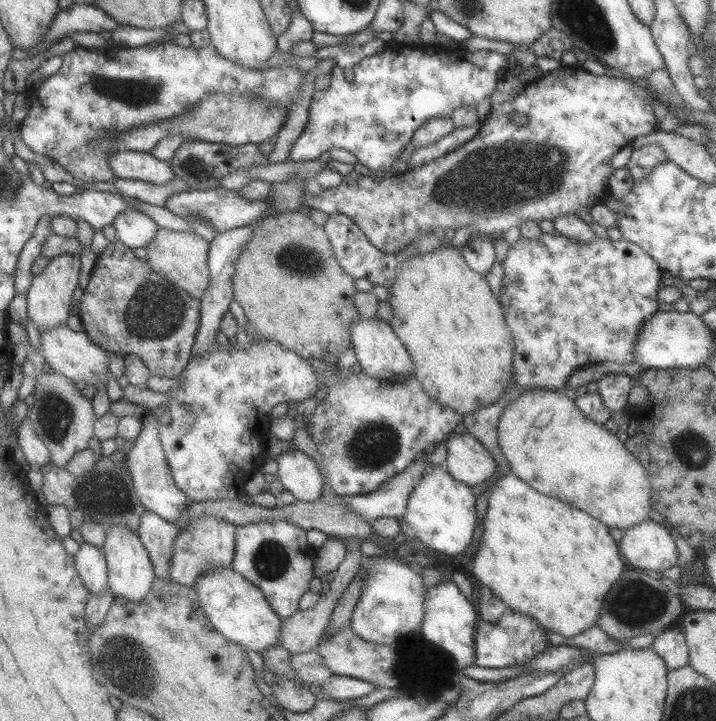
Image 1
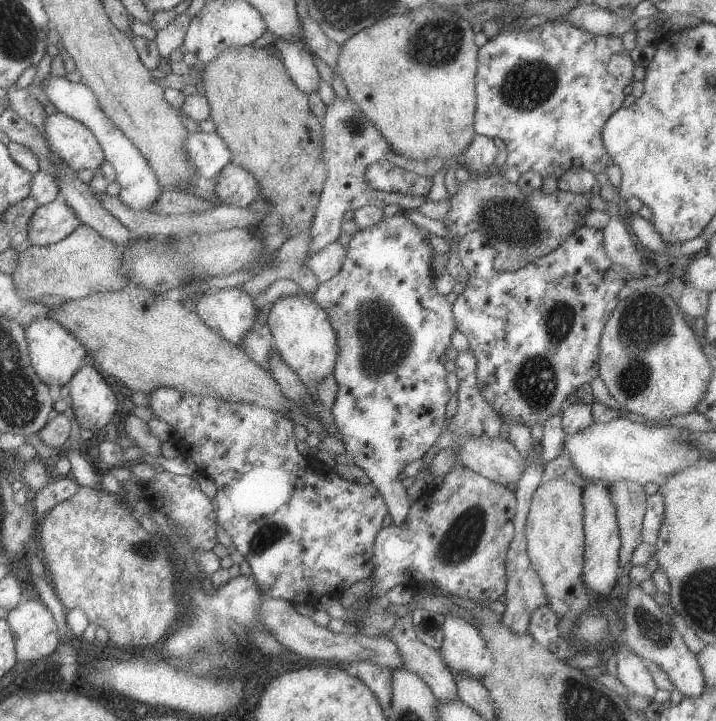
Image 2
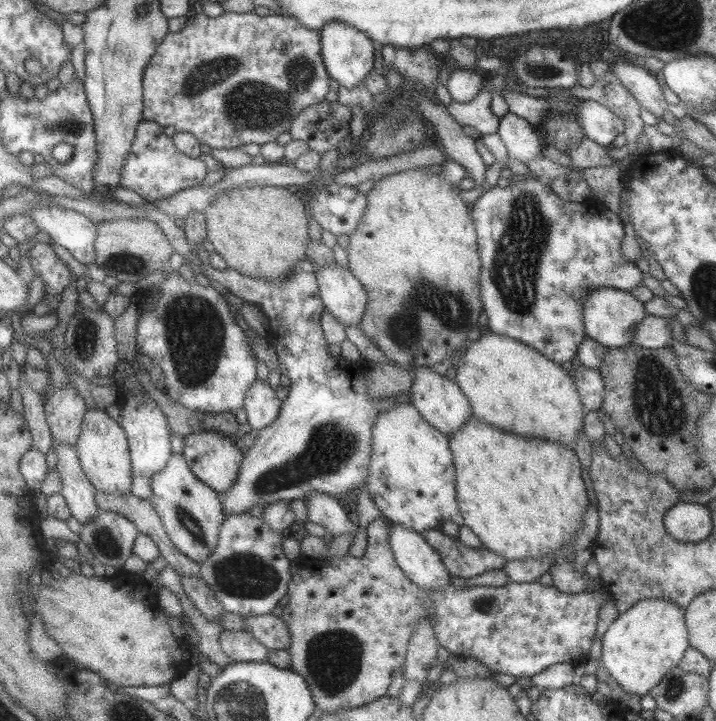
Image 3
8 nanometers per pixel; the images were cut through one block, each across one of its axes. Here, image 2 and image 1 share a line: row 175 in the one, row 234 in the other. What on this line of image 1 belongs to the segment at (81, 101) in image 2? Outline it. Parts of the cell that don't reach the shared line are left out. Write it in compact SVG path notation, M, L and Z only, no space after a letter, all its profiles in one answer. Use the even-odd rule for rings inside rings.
M137 212L119 214L111 226L115 228L117 240L131 250L145 248L157 232L157 224L145 214L137 214Z

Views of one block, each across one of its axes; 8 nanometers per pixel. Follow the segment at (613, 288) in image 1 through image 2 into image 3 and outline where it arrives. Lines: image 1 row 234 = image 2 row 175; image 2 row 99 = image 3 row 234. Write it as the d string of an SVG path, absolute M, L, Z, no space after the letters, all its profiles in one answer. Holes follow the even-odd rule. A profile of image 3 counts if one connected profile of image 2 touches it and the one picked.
M517 176L507 188L489 188L469 210L481 258L479 294L485 310L483 322L487 322L489 332L515 338L557 364L571 362L577 354L577 346L587 336L581 314L581 302L587 292L603 286L629 292L641 284L643 272L621 254L623 222L593 196L585 202L563 200L543 182L543 176Z

